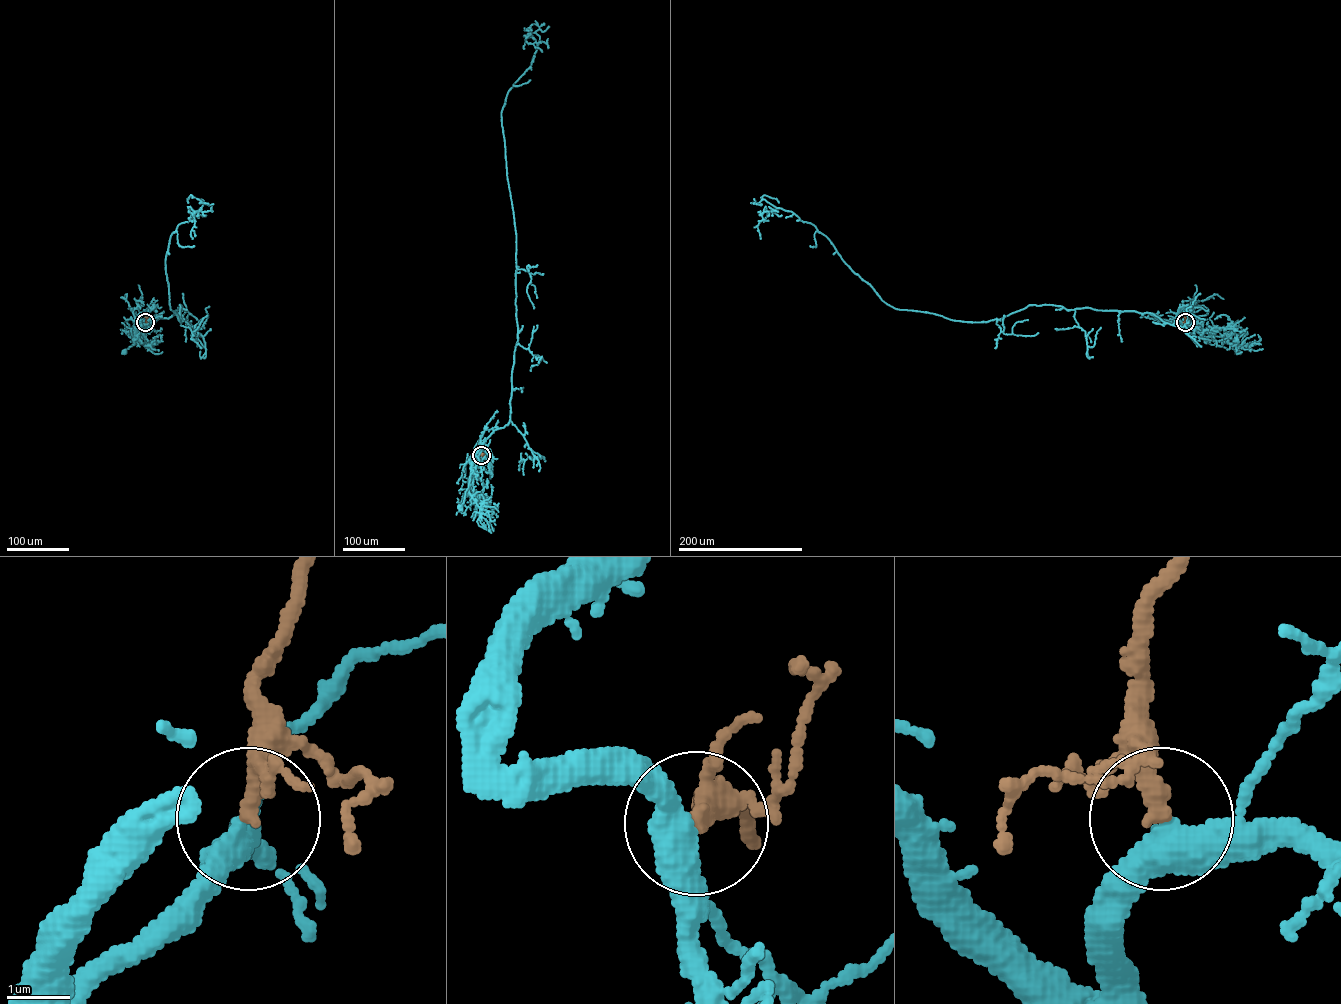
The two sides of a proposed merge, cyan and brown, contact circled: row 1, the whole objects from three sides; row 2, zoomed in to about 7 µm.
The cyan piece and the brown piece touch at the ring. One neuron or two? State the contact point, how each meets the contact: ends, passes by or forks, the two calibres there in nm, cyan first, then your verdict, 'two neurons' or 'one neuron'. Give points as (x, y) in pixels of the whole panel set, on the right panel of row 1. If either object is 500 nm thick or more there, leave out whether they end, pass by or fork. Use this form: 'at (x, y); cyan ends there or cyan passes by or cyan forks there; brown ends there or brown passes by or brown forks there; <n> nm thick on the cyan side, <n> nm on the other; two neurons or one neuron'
at (1185, 322); cyan passes by; brown passes by; 400 nm thick on the cyan side, 220 nm on the other; one neuron

